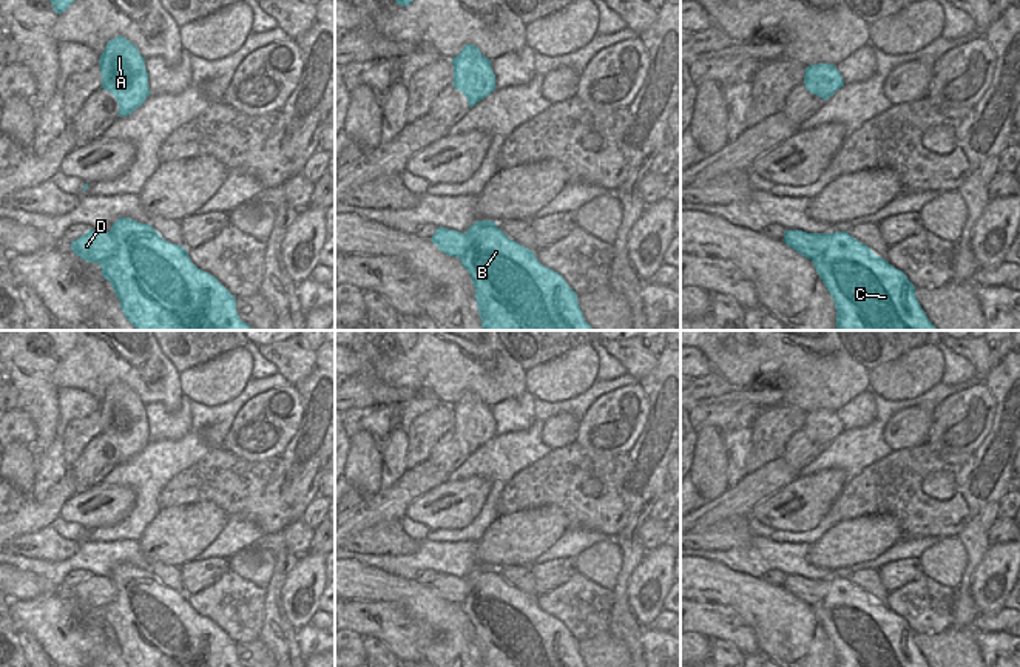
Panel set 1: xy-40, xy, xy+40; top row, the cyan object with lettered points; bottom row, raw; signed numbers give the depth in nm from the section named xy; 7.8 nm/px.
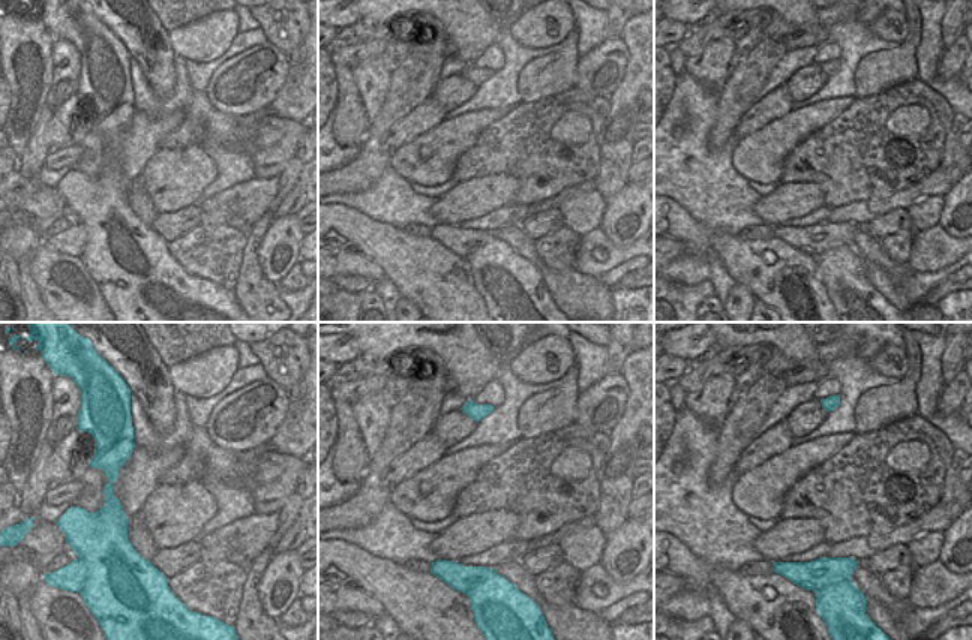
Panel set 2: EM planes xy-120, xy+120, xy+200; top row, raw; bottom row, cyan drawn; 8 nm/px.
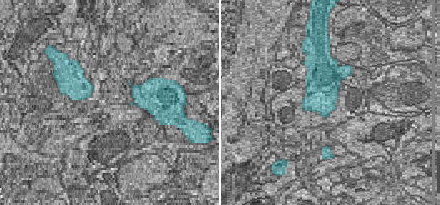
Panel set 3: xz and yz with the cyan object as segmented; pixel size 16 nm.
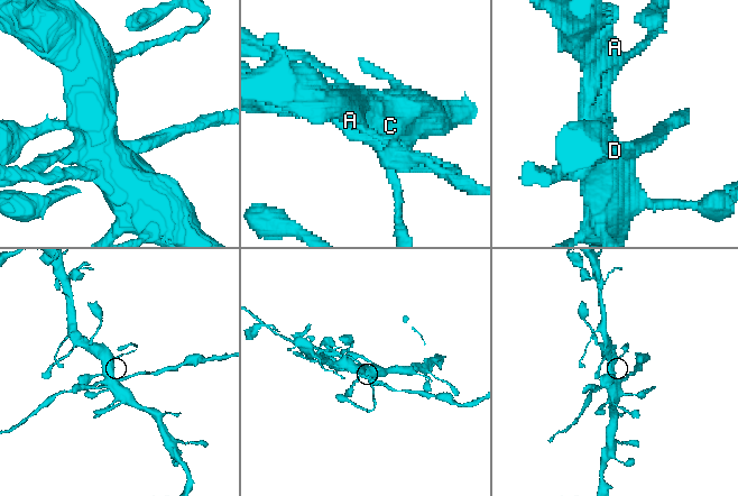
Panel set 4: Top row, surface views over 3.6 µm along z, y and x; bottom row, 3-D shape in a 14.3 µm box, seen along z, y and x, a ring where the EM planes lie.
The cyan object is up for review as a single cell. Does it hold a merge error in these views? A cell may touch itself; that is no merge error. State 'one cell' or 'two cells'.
one cell

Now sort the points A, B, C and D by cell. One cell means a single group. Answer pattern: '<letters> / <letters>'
A B C D

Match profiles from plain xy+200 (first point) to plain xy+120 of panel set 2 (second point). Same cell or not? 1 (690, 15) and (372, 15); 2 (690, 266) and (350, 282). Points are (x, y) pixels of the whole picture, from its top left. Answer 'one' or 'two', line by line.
1: two
2: one

